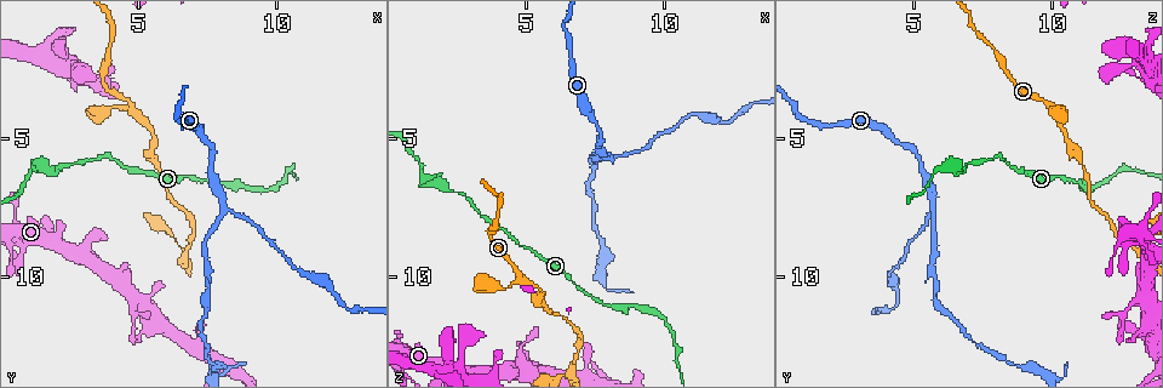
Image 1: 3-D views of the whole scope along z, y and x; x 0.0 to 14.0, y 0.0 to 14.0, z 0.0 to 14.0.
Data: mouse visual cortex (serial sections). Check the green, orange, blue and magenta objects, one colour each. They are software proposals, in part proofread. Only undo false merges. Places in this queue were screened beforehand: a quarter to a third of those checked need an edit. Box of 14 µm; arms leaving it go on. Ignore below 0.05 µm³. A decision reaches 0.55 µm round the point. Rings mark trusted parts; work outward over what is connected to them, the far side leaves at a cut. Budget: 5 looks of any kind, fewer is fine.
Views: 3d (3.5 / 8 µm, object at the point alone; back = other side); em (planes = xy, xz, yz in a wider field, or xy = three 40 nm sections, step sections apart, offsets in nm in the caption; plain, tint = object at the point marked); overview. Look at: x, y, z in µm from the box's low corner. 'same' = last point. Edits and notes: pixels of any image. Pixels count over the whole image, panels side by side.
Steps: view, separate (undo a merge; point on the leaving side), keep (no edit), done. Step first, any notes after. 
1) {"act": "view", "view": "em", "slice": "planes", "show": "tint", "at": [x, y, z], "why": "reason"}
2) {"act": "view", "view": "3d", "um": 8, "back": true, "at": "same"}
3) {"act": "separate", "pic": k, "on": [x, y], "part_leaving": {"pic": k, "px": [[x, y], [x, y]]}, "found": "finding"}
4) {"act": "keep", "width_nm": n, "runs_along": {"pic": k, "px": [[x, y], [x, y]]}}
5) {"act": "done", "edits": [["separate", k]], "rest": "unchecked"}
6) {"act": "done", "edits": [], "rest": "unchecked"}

{"act": "view", "view": "3d", "um": 3.5, "at": [1.3, 6.0, 6.4], "why": "sharp bend"}

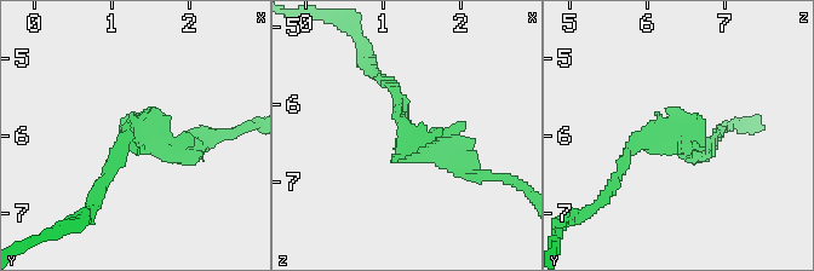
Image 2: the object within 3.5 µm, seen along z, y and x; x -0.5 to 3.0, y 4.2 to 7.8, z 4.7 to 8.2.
{"act": "view", "view": "em", "slice": "xy", "step": 2, "show": "tint", "at": [1.30, 6.00, 6.30], "arm_widths_nm": [150, 250], "why": "shape alone is not enough"}

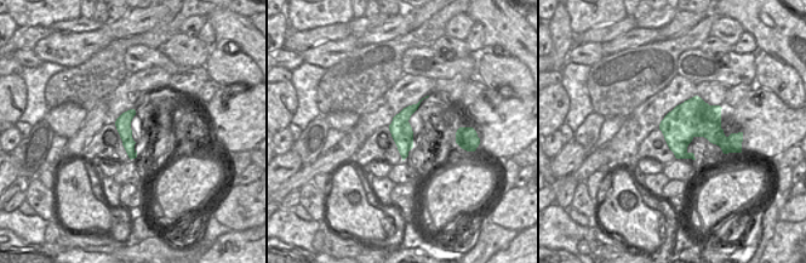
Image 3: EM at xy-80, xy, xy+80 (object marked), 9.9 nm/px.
{"act": "keep", "runs_along": {"pic": 2, "px": [[471, 167], [405, 131], [397, 90], [378, 75]]}, "found": "all the same cell"}

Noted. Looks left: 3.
{"act": "view", "view": "3d", "um": 8, "at": [4.7, 4.0, 10.0], "why": "two arms in line, one across"}

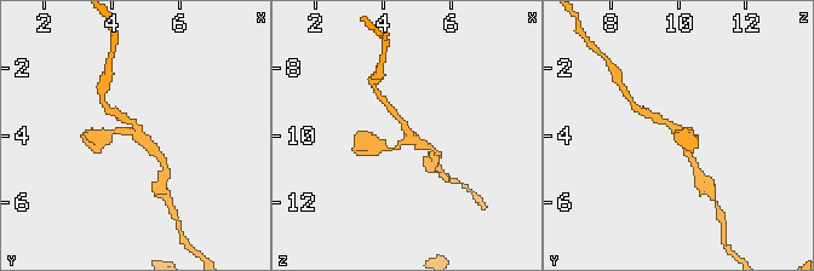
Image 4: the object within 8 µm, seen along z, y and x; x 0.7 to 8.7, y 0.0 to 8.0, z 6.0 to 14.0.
{"act": "view", "view": "em", "slice": "xy", "step": 5, "show": "tint", "at": [4.8, 4.0, 10.1], "arms": 3, "arm_widths_nm": [150, 200, 200], "why": "need the tissue"}

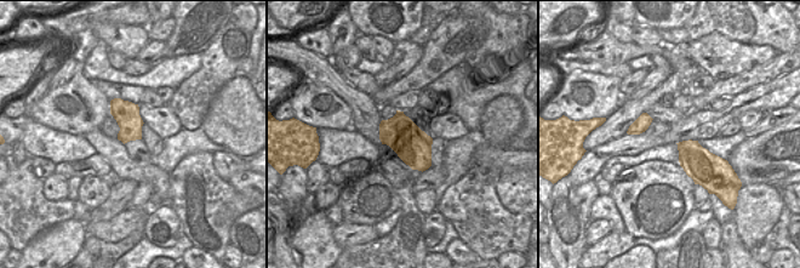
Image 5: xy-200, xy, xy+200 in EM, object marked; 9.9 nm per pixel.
{"act": "keep", "runs_along": {"pic": 4, "px": [[120, 117], [133, 122], [162, 160]]}, "found": "continuous, no second cell"}

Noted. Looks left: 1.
{"act": "done", "edits": [], "rest": "unchecked"}

